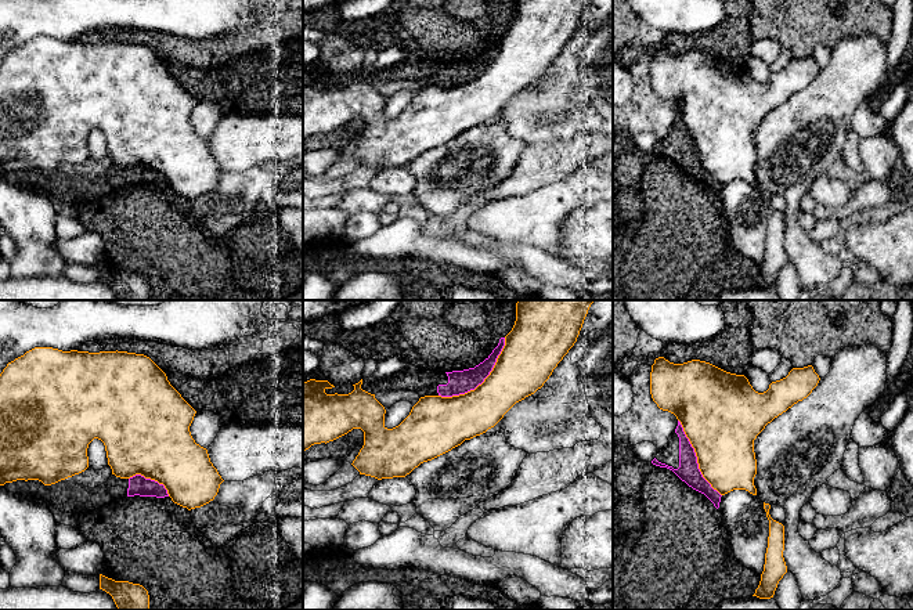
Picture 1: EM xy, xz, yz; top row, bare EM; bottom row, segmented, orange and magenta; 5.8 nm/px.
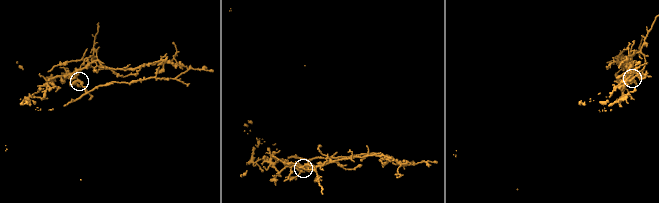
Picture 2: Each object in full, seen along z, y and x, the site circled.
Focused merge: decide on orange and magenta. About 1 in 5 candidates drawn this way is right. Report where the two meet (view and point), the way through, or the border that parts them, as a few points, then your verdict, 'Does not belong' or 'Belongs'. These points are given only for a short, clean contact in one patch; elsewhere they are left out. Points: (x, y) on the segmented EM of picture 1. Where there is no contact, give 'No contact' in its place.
Touches orange at xz (483, 382). Does not belong

